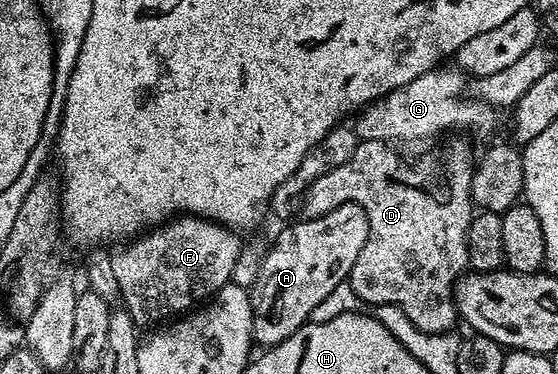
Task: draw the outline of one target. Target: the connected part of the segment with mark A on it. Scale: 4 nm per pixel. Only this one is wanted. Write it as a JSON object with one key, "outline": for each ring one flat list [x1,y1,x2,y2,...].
{"outline":[[352,202,333,208,325,216,298,221,287,224,292,226,276,236,271,251,259,266,259,287,250,291,254,341,263,348,284,342,295,330,307,325,317,304,328,301,330,294,348,281,369,236,365,208]]}

